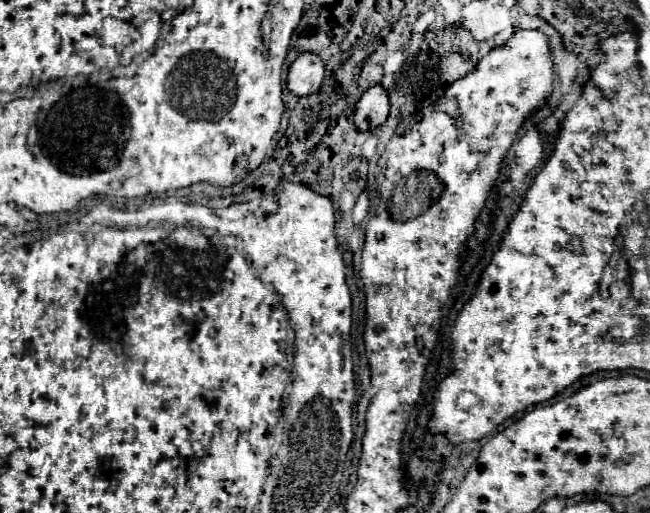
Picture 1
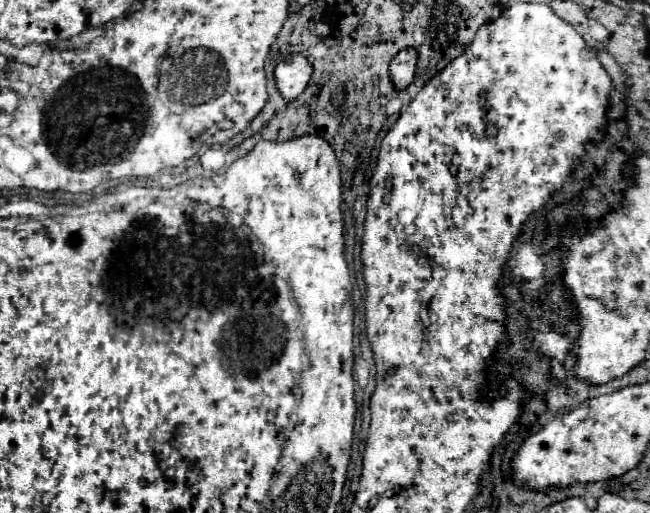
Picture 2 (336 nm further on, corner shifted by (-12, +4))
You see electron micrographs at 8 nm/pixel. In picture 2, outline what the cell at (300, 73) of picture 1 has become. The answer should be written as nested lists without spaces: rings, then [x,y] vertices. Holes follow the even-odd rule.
[[[294,53],[286,61],[278,63],[274,77],[276,77],[276,85],[282,97],[286,101],[294,101],[298,95],[302,95],[308,81],[312,79],[312,73],[314,73],[314,67],[300,53]]]

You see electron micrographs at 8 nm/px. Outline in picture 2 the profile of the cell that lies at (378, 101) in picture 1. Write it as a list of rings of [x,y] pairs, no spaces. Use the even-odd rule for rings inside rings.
[[[402,49],[392,59],[392,63],[390,63],[390,79],[392,79],[396,91],[404,91],[412,83],[414,71],[416,71],[416,59],[418,59],[416,49]]]

